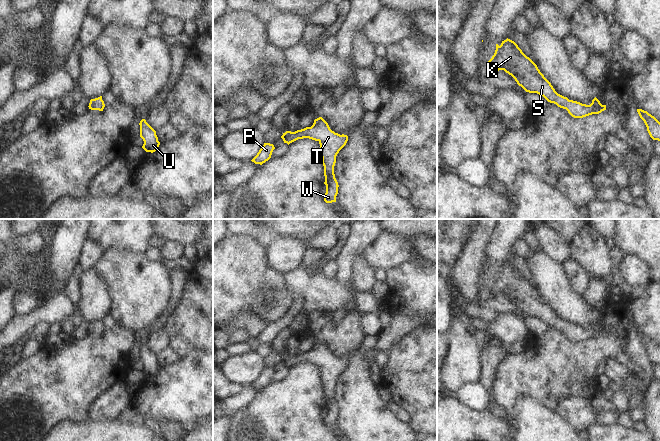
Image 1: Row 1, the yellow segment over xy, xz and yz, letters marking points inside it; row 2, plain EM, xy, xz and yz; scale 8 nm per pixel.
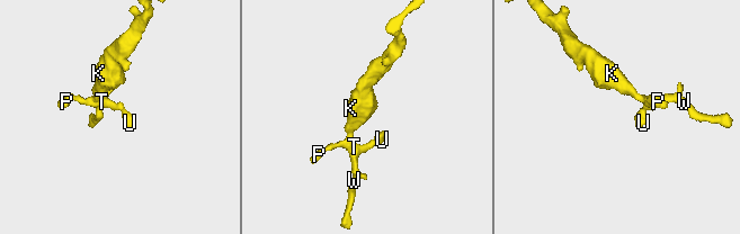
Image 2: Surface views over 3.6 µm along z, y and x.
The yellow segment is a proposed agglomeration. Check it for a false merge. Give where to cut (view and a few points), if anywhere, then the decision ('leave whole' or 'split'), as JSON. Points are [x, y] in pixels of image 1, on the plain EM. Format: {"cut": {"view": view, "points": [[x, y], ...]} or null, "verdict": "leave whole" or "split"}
{"cut": null, "verdict": "leave whole"}

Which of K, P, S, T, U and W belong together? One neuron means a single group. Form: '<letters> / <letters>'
K P S T U W

